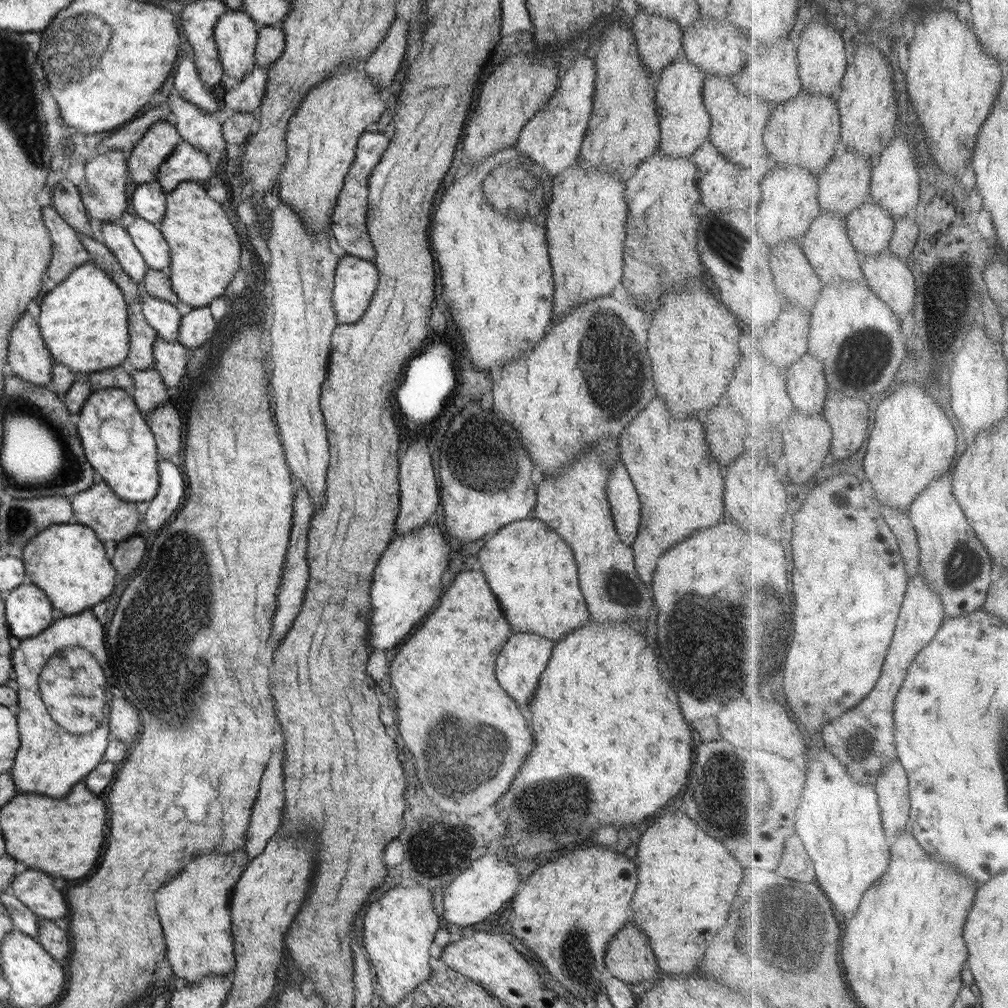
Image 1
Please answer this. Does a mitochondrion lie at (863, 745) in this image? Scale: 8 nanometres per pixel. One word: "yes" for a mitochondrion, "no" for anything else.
yes

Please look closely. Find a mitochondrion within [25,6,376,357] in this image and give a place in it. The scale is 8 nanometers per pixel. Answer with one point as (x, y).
(67, 50)

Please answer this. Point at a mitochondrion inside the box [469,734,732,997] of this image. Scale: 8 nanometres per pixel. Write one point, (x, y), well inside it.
(576, 961)

